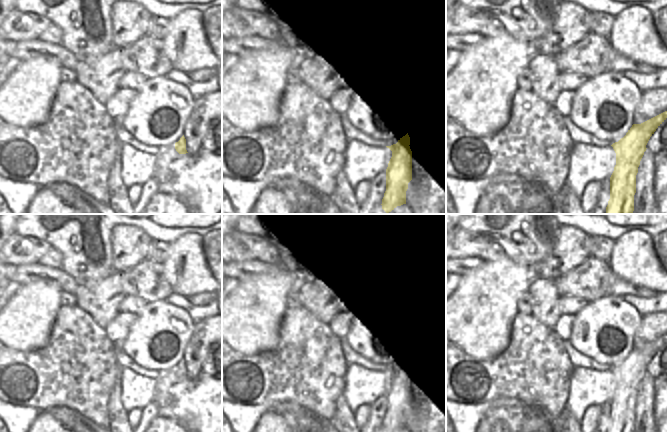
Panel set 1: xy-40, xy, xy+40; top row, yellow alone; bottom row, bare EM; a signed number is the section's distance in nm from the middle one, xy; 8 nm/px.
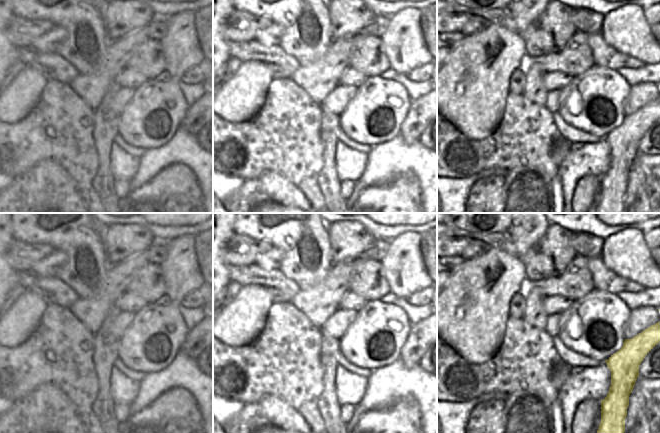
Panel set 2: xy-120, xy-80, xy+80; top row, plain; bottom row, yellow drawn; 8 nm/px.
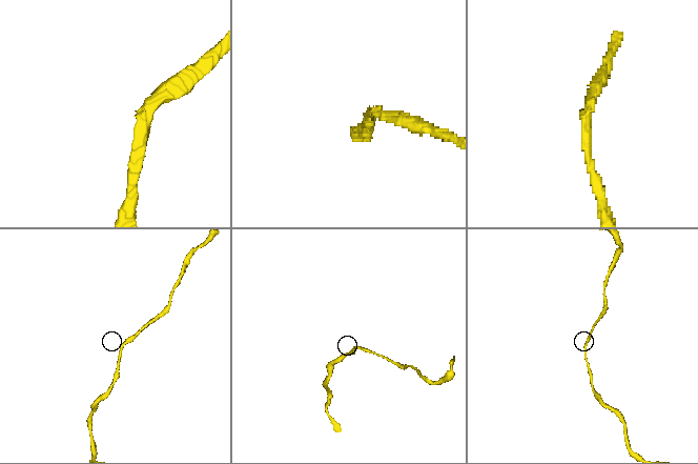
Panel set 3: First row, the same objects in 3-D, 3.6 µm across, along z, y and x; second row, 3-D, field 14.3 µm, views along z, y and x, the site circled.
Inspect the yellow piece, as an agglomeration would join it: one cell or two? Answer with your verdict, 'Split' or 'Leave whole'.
Leave whole.

